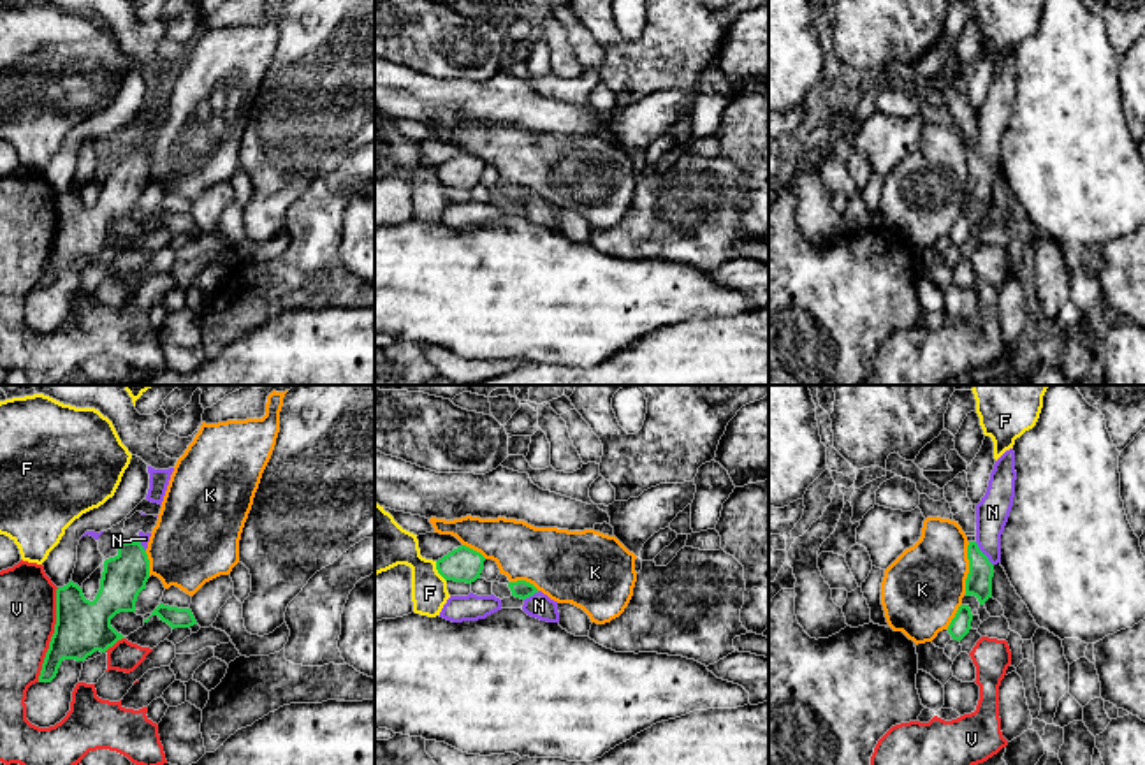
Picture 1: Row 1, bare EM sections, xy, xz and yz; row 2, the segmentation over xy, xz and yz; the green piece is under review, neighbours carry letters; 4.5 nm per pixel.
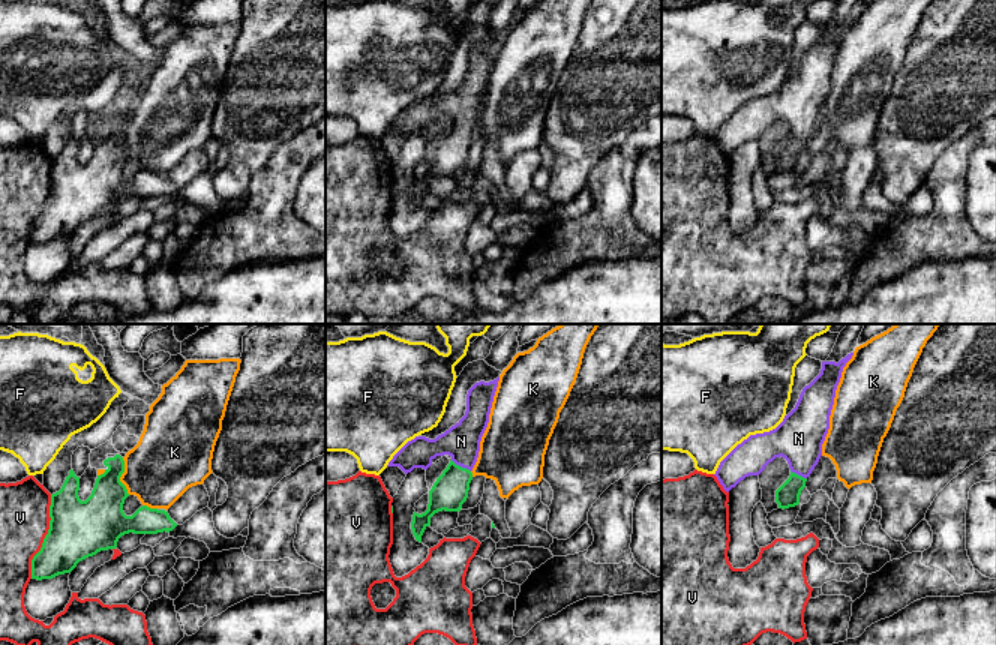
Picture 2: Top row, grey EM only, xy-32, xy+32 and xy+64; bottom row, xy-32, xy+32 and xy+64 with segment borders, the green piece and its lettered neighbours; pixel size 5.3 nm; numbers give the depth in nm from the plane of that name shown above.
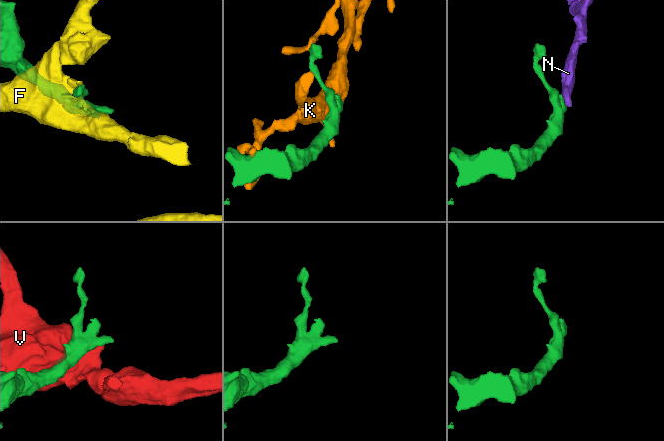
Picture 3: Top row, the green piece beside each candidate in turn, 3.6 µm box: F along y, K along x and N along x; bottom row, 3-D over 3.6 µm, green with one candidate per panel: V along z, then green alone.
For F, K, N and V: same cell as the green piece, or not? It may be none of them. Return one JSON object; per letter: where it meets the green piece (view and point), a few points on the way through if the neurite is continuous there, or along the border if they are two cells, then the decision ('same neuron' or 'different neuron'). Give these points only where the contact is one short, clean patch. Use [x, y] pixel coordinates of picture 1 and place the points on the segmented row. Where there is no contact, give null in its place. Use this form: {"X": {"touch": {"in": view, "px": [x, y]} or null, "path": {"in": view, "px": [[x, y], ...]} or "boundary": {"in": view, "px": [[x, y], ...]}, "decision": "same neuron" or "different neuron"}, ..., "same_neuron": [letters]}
{"F": {"touch": {"in": "xz", "px": [438, 572]}, "decision": "different neuron"}, "K": {"touch": {"in": "yz", "px": [969, 568]}, "decision": "different neuron"}, "N": {"touch": {"in": "yz", "px": [984, 554]}, "path": {"in": "yz", "px": [[978, 582], [984, 554], [992, 512]]}, "decision": "same neuron"}, "V": {"touch": {"in": "xy", "px": [53, 635]}, "decision": "different neuron"}, "same_neuron": ["N"]}

